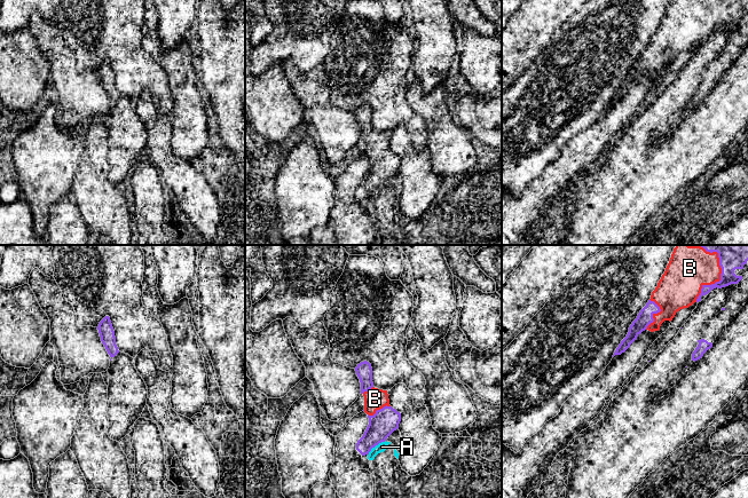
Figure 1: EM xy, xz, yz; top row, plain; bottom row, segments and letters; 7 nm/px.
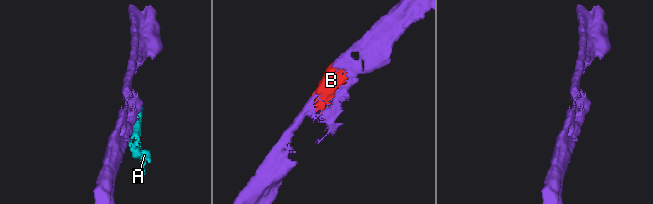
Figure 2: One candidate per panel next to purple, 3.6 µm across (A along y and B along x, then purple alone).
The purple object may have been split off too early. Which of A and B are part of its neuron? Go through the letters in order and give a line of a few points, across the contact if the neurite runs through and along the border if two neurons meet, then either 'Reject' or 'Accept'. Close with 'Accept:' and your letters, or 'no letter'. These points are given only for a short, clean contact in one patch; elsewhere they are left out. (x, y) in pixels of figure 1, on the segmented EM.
A: Line: xz (385, 440), (376, 444), (368, 452). Reject
B: Accept
Accept: B

